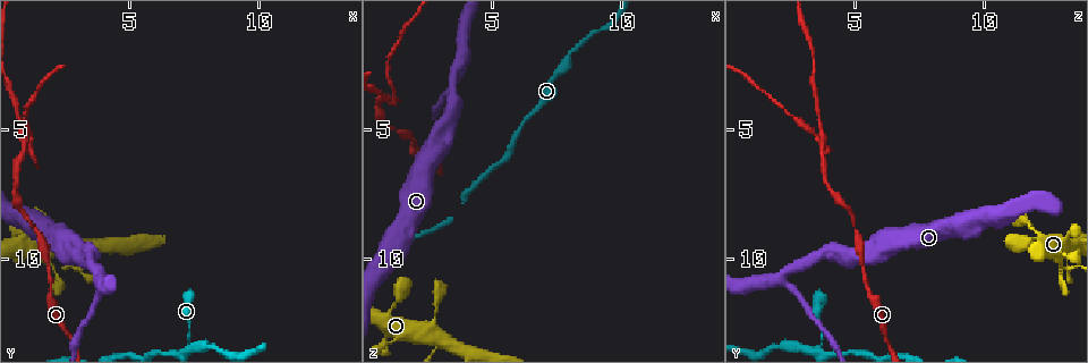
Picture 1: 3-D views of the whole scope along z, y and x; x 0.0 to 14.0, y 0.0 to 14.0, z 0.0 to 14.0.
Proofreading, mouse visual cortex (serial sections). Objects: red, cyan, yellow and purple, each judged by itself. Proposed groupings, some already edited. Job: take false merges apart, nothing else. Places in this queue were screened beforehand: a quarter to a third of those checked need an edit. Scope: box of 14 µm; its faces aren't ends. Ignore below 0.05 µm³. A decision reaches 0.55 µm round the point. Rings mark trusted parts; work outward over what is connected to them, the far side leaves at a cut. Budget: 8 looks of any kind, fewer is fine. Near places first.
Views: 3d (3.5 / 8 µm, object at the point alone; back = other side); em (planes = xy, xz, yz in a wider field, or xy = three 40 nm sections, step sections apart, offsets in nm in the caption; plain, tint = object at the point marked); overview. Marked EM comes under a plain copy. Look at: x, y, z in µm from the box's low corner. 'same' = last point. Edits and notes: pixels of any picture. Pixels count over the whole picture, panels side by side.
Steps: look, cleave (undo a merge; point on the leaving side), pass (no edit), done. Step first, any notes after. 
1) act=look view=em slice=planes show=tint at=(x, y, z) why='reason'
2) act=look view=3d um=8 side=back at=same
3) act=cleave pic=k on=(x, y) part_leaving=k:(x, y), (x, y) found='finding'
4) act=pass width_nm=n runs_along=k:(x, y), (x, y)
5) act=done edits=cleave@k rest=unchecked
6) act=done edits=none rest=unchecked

act=look view=3d um=8 at=(7.2, 13.2, 3.8) why='sharp bend'

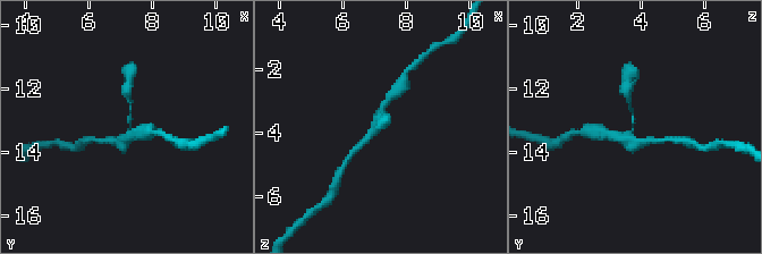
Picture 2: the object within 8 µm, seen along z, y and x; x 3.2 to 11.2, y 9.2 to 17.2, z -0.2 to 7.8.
act=look view=3d um=3.5 at=(7.2, 13.2, 3.8)

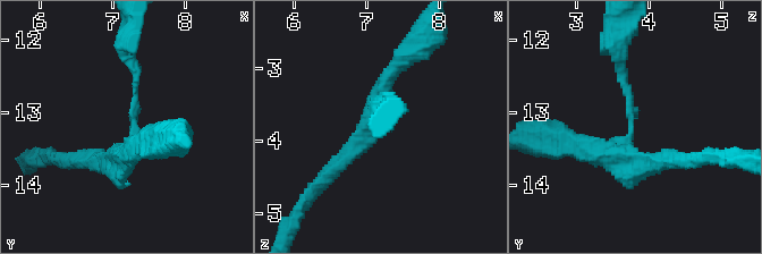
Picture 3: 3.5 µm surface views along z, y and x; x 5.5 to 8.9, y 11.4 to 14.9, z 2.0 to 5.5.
act=look view=em slice=xy step=5 show=tint at=(7.25, 13.20, 3.80) arms=3 arm_widths_nm=150,250,300 why='shape alone is not enough'

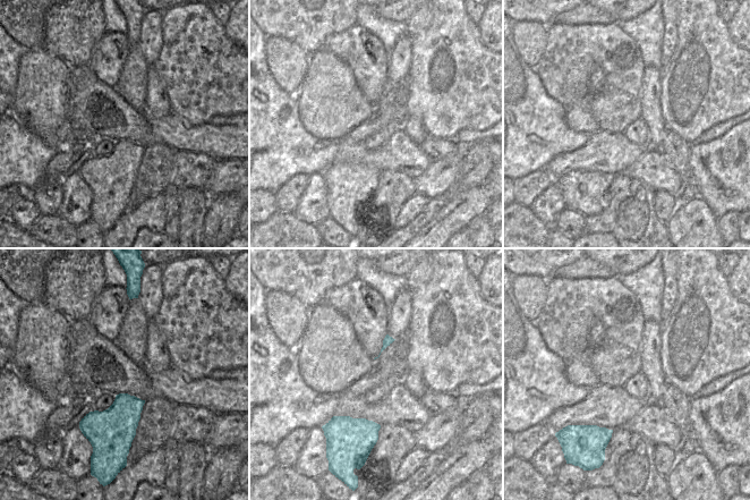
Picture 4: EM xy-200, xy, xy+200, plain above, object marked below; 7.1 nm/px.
act=pass runs_along=3:(618, 56), (633, 132), (612, 153), (578, 142) found='one cell here'

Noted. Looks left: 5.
act=look view=3d um=3.5 at=(3.9, 10.8, 2.2) why='arms part here'

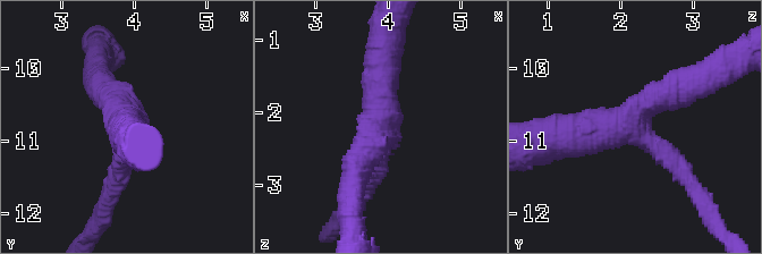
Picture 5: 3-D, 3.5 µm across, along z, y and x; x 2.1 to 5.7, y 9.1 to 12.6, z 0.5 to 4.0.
act=look view=em slice=planes show=tint at=(3.90, 10.80, 2.15) arms=3 arm_widths_nm=300,400,500 why='need the tissue'

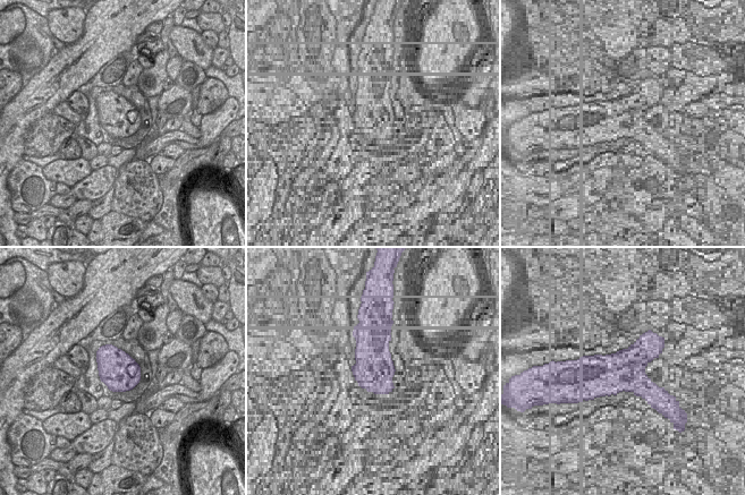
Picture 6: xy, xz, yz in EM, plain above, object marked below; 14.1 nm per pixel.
act=look view=em slice=xy step=5 show=tint at=same why='cut it another way'

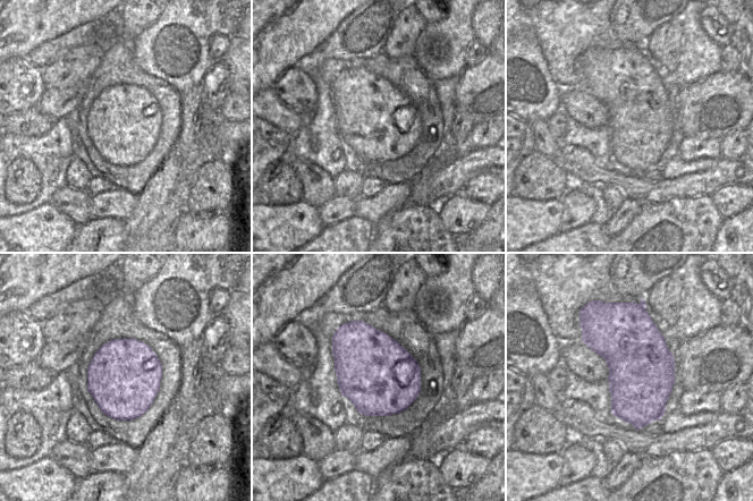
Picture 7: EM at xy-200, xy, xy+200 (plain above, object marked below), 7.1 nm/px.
act=pass runs_along=5:(683, 86), (633, 125), (558, 138) found='all the same cell'

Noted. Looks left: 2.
act=look view=3d um=3.5 side=back at=(0.9, 5.5, 3.7) why='side arm on a straight run'

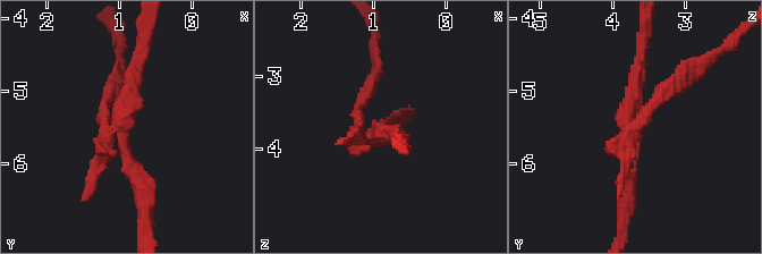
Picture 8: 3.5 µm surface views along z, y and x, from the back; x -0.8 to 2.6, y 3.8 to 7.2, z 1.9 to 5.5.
act=look view=em slice=xy step=3 show=tint at=(0.95, 5.55, 3.75)

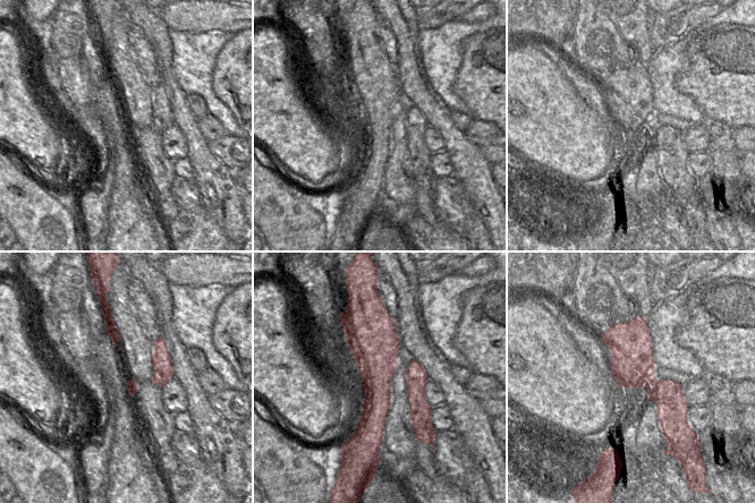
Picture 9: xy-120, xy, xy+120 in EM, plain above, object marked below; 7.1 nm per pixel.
act=cleave pic=8 on=(111, 86) width_nm=340 part_leaving=8:(107, 126), (103, 102), (120, 60) found='a second cell is stuck on'

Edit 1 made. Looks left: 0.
act=done edits=cleave@8 rest=unchecked

